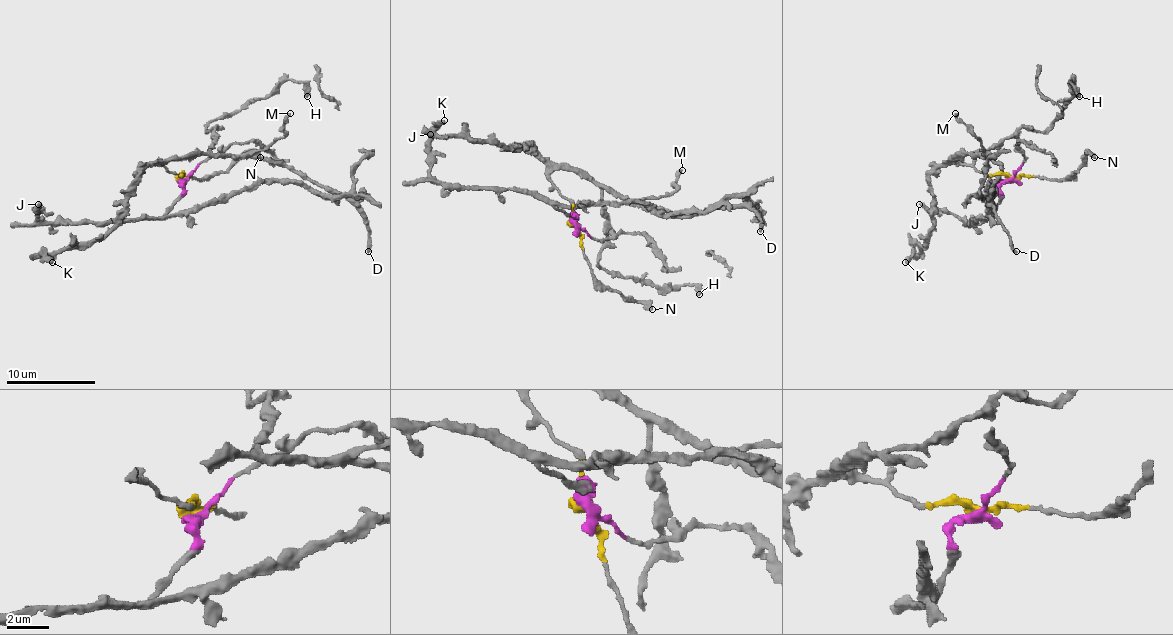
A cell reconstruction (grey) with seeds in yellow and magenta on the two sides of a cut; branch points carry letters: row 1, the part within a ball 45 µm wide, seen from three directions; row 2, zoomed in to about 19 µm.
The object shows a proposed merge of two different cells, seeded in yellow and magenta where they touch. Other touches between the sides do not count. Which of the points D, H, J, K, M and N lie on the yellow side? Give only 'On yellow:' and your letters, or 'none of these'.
On yellow: D, H, K, M, N

